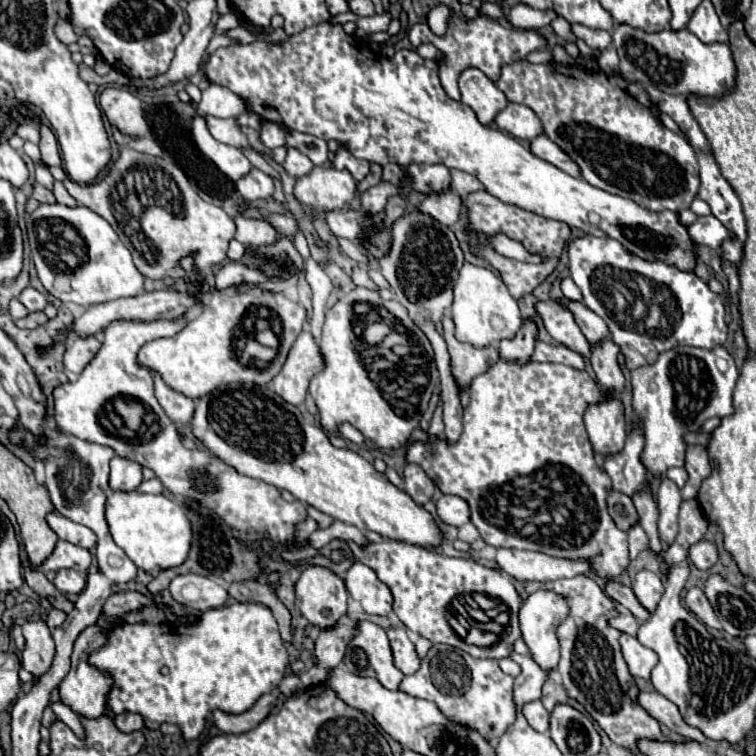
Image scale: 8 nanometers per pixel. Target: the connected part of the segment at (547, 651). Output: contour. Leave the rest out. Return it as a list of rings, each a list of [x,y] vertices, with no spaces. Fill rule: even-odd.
[[[538,589],[538,591],[530,593],[526,597],[524,605],[520,607],[522,637],[524,637],[526,645],[530,647],[534,661],[538,661],[538,665],[542,665],[542,669],[556,669],[556,665],[558,665],[560,643],[556,637],[556,629],[568,617],[568,613],[570,613],[570,607],[568,607],[566,599],[554,591],[548,591],[548,589]]]

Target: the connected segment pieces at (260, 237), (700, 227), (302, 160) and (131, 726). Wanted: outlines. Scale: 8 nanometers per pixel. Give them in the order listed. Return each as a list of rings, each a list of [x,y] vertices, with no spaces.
[[[236,217],[236,241],[244,247],[264,247],[276,243],[276,233],[266,225],[266,221],[250,221],[244,217]]]
[[[714,215],[700,217],[694,225],[688,227],[688,233],[694,245],[704,245],[710,249],[718,249],[728,239],[728,229]]]
[[[288,147],[288,153],[286,153],[286,159],[284,159],[282,167],[286,169],[288,175],[292,175],[292,177],[298,179],[298,177],[308,175],[314,169],[314,163],[304,153],[300,153],[298,149]]]
[[[124,713],[122,717],[114,717],[114,723],[118,725],[118,729],[122,733],[132,733],[132,731],[140,731],[142,725],[142,717],[134,715],[134,713]]]

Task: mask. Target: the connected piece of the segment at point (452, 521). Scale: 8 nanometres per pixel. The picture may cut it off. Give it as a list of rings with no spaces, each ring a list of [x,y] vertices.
[[[442,495],[438,499],[438,503],[436,503],[436,509],[438,509],[440,519],[444,523],[448,523],[448,525],[460,527],[460,525],[470,521],[470,507],[468,507],[468,503],[462,497]]]

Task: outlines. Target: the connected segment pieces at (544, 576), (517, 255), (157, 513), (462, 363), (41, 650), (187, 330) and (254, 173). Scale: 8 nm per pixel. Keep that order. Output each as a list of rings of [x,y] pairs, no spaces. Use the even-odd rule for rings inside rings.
[[[498,549],[498,567],[518,581],[558,581],[592,571],[588,559],[558,559],[546,553],[520,551],[520,549]]]
[[[494,237],[492,241],[492,247],[504,255],[504,257],[510,257],[510,259],[518,259],[518,261],[530,261],[530,263],[536,263],[536,261],[542,261],[542,257],[538,255],[532,255],[532,253],[526,253],[526,249],[522,249],[522,245],[518,245],[518,241],[510,241],[508,237]]]
[[[112,491],[106,501],[106,521],[110,525],[114,543],[130,557],[130,561],[138,569],[146,573],[156,573],[162,569],[182,565],[188,557],[192,541],[190,519],[182,511],[182,507],[170,501],[166,495]]]
[[[444,317],[442,325],[444,325],[444,341],[446,341],[448,353],[450,353],[452,375],[462,393],[464,389],[470,387],[470,383],[476,375],[486,373],[494,363],[498,363],[500,357],[494,347],[474,349],[470,343],[460,343],[454,337],[454,321],[450,317]]]
[[[30,619],[22,625],[26,645],[22,649],[22,667],[34,675],[34,681],[46,673],[54,659],[52,631],[44,619]]]
[[[214,291],[210,297],[206,297],[206,305],[204,305],[202,313],[198,317],[190,319],[182,331],[178,331],[174,337],[154,339],[154,341],[146,343],[138,353],[138,365],[146,367],[148,371],[160,373],[160,377],[164,379],[164,383],[170,389],[174,389],[190,399],[200,399],[200,397],[208,395],[210,391],[228,389],[234,385],[244,385],[244,387],[268,385],[282,369],[290,347],[294,345],[298,333],[302,331],[304,321],[306,321],[306,309],[294,301],[284,299],[282,295],[276,297],[276,295],[266,293],[266,297],[264,297],[264,295],[252,295],[252,293]],[[250,305],[266,305],[266,307],[272,307],[272,311],[280,311],[280,323],[282,323],[280,353],[272,361],[272,365],[266,367],[264,371],[242,367],[232,351],[234,329],[238,329],[240,319]]]
[[[252,169],[242,181],[238,181],[238,191],[244,199],[256,201],[256,199],[268,199],[274,193],[274,183],[272,177],[268,177],[266,173]]]

